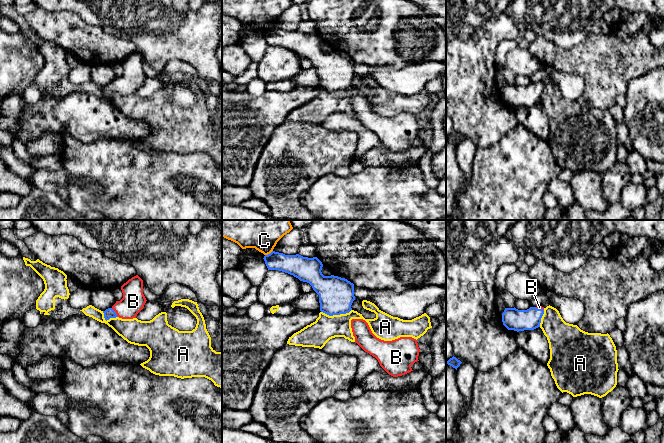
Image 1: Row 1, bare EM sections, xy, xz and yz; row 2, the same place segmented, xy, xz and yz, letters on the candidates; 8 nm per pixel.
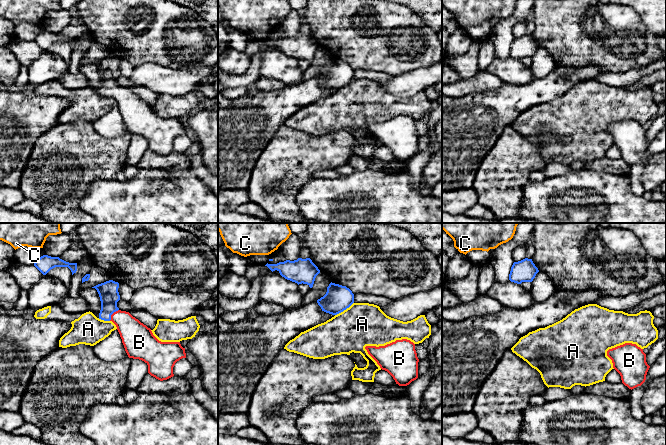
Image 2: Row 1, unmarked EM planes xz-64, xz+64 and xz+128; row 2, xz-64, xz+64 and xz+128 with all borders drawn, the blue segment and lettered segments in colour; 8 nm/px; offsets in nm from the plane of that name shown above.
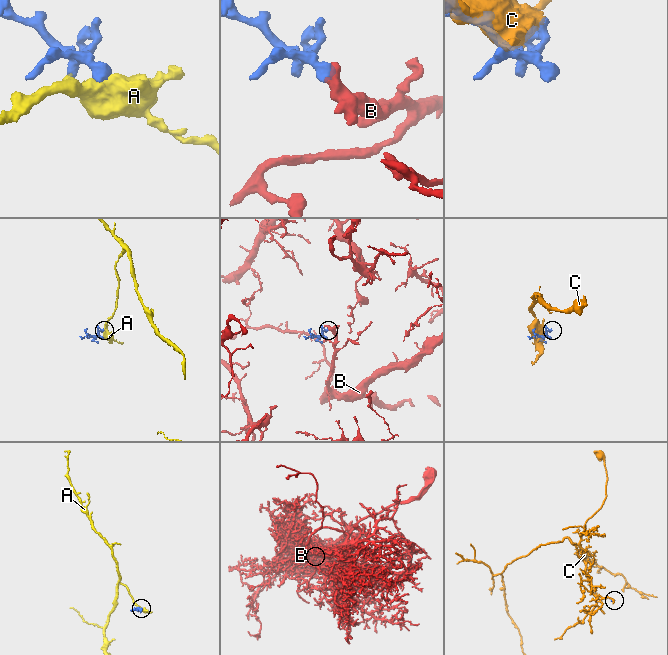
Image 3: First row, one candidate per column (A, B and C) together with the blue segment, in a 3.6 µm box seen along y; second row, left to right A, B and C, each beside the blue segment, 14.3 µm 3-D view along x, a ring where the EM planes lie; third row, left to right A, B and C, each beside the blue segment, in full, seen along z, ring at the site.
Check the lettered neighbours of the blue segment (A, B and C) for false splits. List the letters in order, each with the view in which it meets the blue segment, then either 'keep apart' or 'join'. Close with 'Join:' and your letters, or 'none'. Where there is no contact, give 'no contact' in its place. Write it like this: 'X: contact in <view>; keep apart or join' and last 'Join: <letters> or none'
A: contact in xz; keep apart
B: contact in xy; join
C: contact in xz; keep apart
Join: B

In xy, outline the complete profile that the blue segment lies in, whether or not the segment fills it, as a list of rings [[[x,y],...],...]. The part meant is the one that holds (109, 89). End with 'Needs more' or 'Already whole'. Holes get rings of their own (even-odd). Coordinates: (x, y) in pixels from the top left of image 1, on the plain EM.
[[[134,52],[121,62],[123,74],[103,87],[105,96],[110,94],[133,95],[143,85],[146,74],[143,70],[143,56]]]. Needs more

